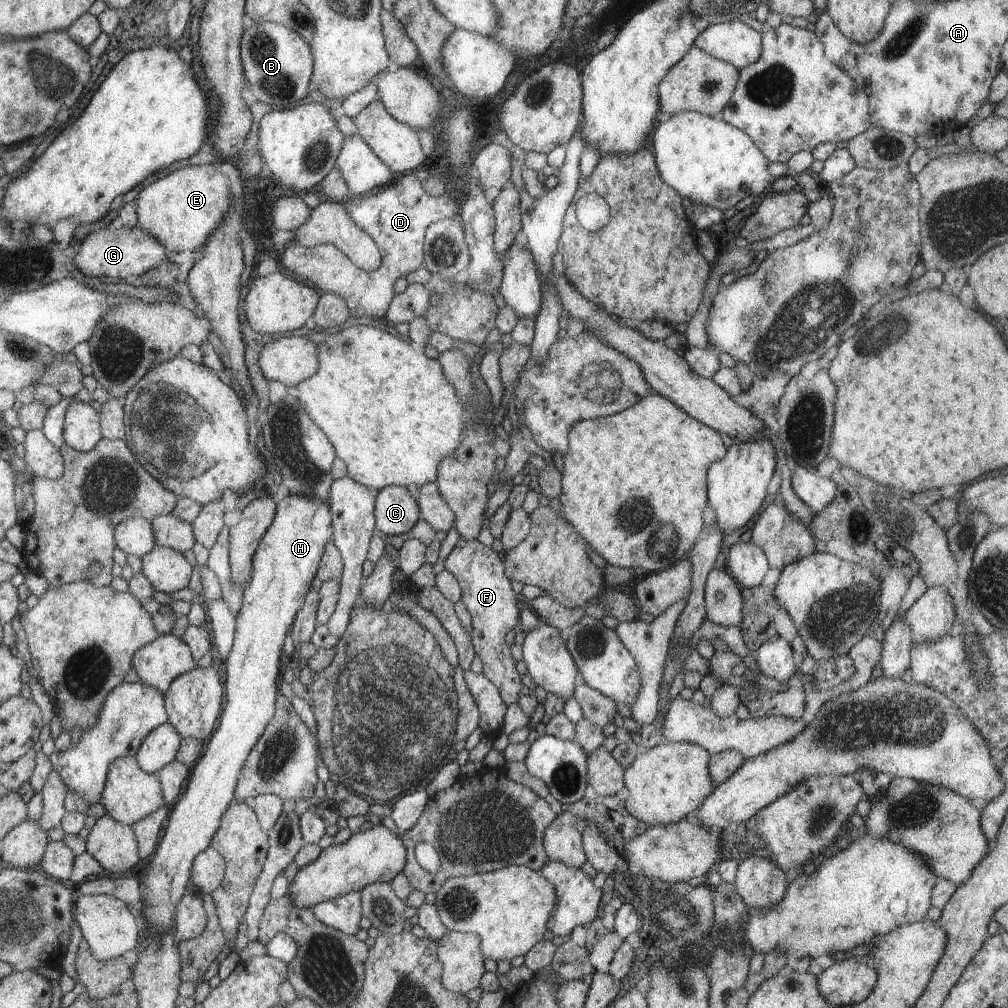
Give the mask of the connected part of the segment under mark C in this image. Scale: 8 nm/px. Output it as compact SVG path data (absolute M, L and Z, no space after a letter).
M391 485L375 493L375 529L383 537L406 534L421 520L417 501L406 487Z

